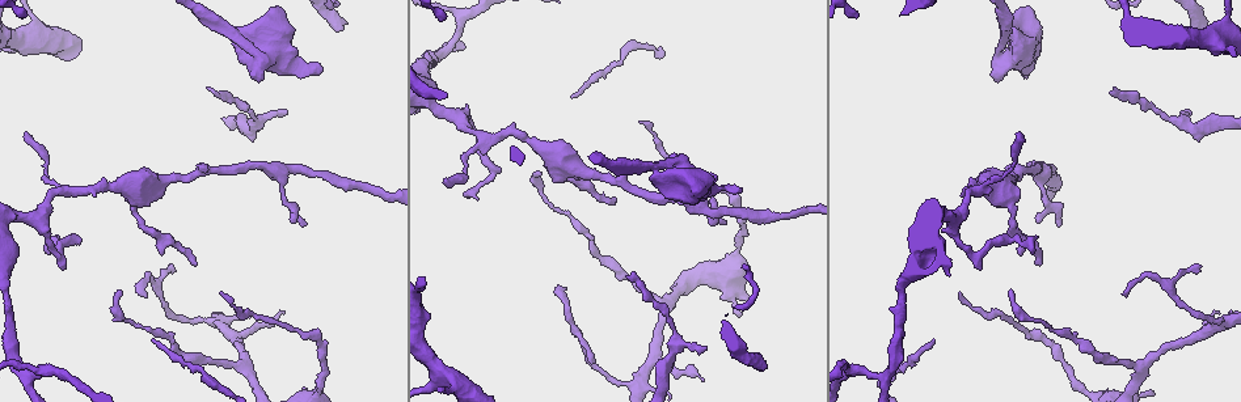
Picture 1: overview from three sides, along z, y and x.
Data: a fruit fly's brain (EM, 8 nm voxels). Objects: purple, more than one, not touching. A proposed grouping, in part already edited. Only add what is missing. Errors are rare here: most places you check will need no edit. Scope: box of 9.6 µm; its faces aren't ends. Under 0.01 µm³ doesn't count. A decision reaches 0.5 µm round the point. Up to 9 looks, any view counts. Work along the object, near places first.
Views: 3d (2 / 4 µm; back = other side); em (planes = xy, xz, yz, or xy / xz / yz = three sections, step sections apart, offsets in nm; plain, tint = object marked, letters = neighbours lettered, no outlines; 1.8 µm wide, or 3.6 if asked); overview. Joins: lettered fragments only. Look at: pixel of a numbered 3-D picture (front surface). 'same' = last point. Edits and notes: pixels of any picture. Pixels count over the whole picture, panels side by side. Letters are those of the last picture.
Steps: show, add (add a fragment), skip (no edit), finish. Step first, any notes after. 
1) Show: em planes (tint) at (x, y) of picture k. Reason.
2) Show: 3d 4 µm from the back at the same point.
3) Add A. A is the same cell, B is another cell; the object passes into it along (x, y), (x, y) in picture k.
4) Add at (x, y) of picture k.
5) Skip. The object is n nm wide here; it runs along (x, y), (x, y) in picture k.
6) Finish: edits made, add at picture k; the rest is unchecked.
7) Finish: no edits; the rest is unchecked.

Show: em yz step 16 (tint) at (338, 29) of picture 1. End of a long branch.

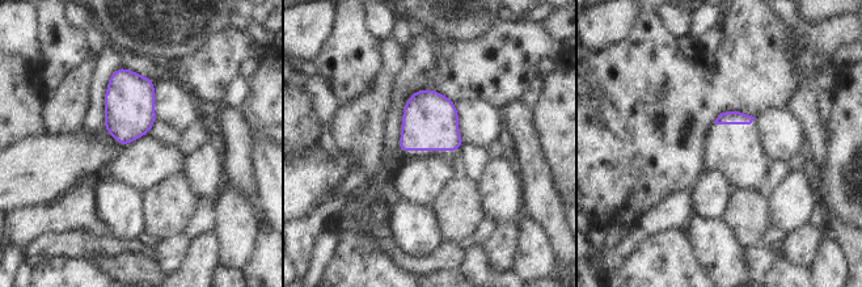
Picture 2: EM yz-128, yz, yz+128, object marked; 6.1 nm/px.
Show: em planes (letters) at the same point.

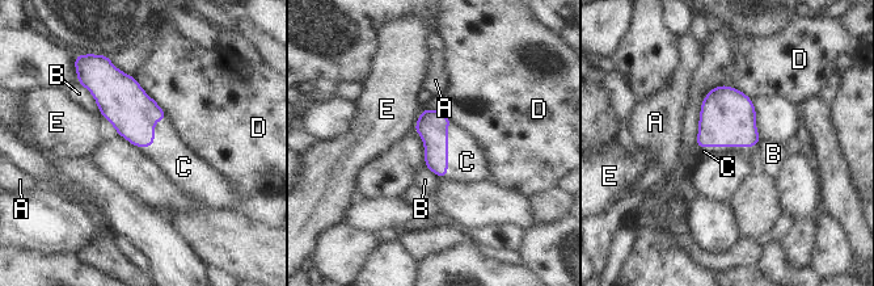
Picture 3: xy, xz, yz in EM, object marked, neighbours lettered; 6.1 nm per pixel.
Add C. C is the same cell, A, B, D and E are other cells; the cell continues.

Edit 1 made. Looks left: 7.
Show: overview. Redraw.

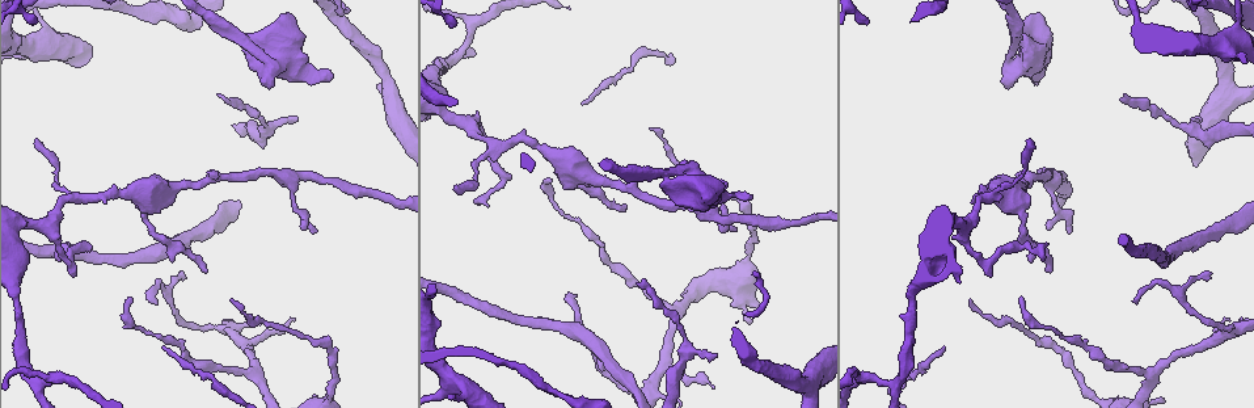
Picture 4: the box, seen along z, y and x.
Show: em planes (plain) at (1125, 97) of picture 4. Tapers out.

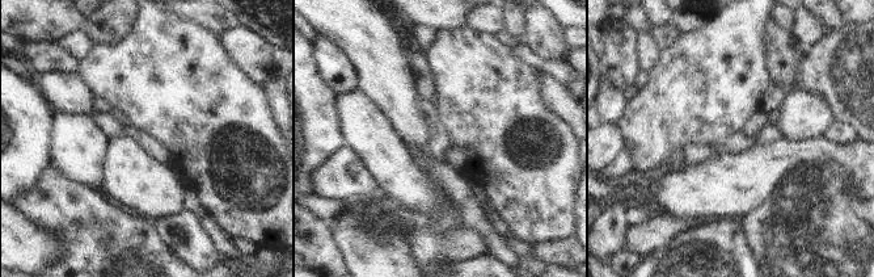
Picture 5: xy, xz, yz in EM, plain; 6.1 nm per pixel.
Show: em planes (letters) at the same point. See the neighbours.

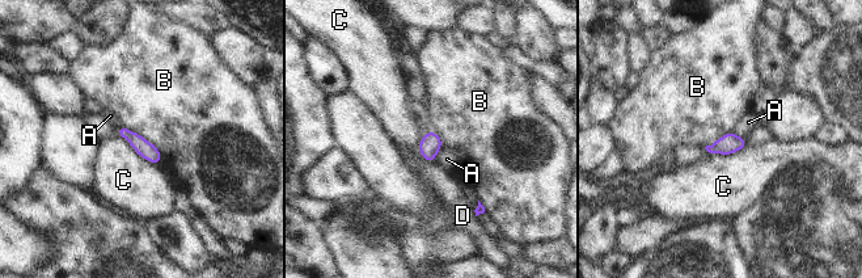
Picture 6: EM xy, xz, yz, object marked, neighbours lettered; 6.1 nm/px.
Skip. The longest contact is with B, 340 nm; A, B, C and D are other cells; it runs along (119, 130), (131, 137), (157, 160) in picture 6; none of them fits.

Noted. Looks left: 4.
Show: 3d 4 µm at (169, 292) of picture 4. A fork.

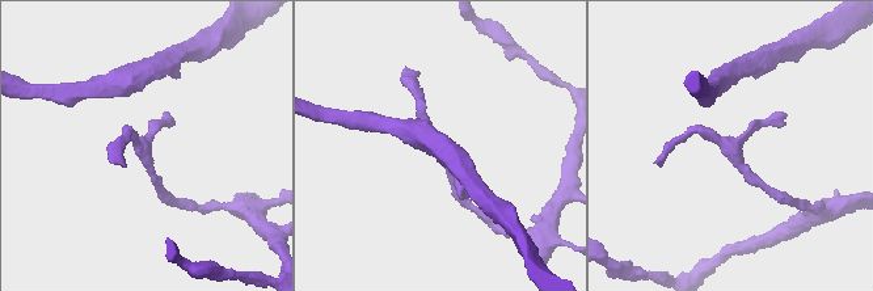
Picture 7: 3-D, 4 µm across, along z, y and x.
Show: em planes (letters) at (141, 150) of picture 7. Now the EM.

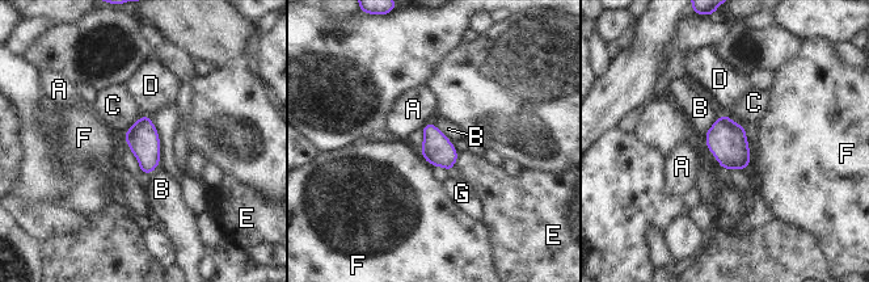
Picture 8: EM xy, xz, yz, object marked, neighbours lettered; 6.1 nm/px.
Skip. The longest contact is with B, 360 nm; A, B, C, D, E, F and G are other cells; a border runs along (721, 113), (705, 146), (724, 171) in picture 8; no lettered fragment goes on from it.

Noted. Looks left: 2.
Show: 3d 4 µm from the back at (297, 119) of picture 4.

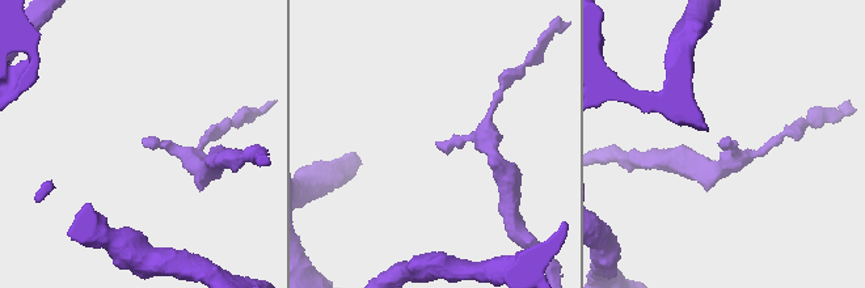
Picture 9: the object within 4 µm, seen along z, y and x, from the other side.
Show: em planes (letters) at (729, 143) of picture 9. Now the EM.

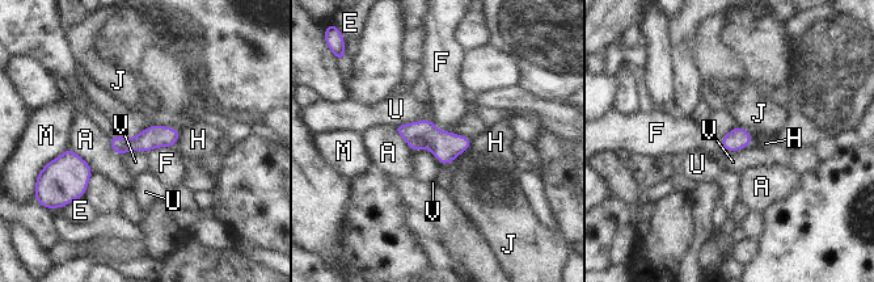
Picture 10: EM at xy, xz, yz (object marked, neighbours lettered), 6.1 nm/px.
Skip. The object is 140 nm wide here; A, E, F, H, J, M, U and V are other cells; it runs along (176, 134), (135, 143), (113, 140) in picture 10; none of them fits.

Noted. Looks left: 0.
Finish: edits made, add at picture 3; the rest is unchecked.

